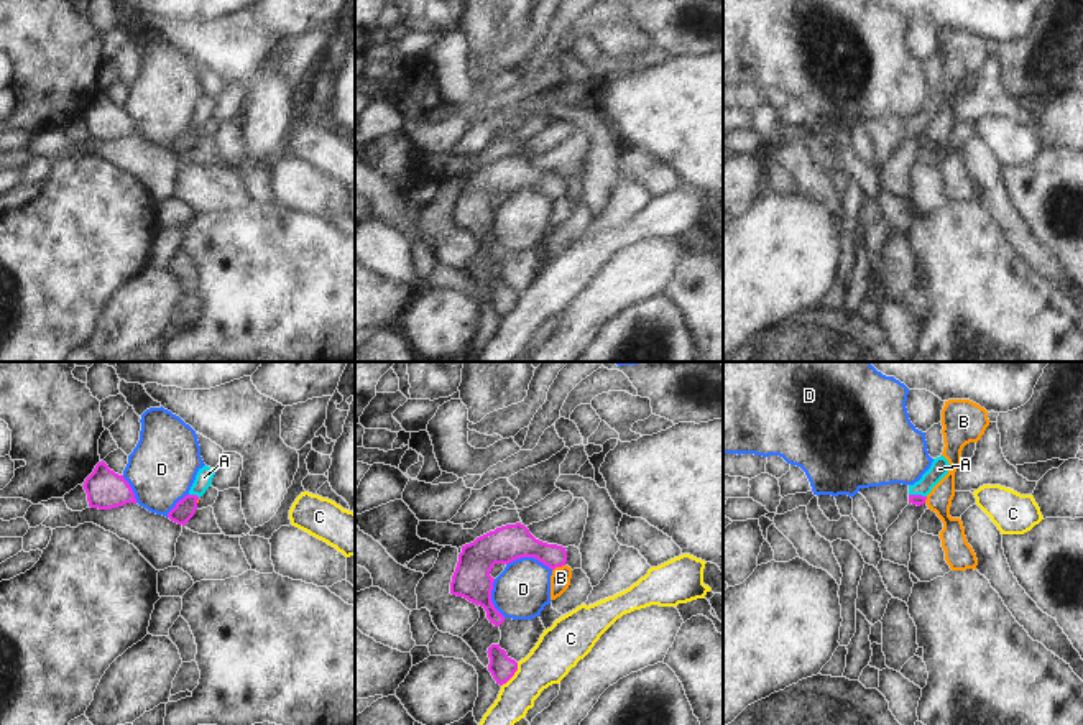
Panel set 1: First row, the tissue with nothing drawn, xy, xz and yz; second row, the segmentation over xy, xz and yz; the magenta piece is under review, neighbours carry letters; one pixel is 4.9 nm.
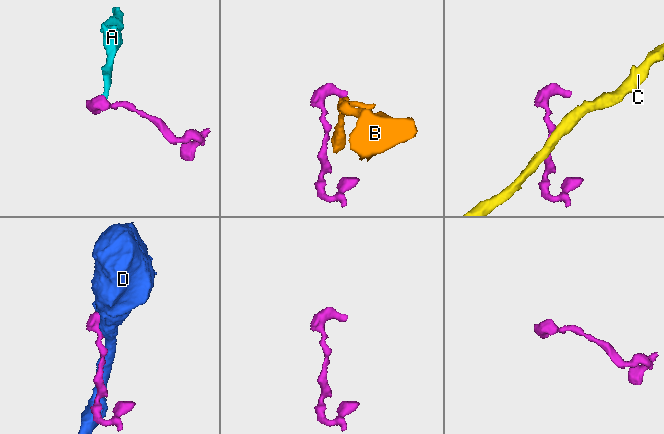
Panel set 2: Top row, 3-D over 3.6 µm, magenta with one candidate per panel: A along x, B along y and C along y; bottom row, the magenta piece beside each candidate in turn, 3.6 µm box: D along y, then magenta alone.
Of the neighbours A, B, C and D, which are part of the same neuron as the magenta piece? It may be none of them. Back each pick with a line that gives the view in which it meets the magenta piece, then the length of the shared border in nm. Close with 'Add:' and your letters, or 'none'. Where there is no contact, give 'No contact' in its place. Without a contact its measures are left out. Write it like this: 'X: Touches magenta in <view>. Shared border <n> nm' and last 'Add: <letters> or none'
A: Touches magenta in xy. Shared border 60 nm
Add: A.

